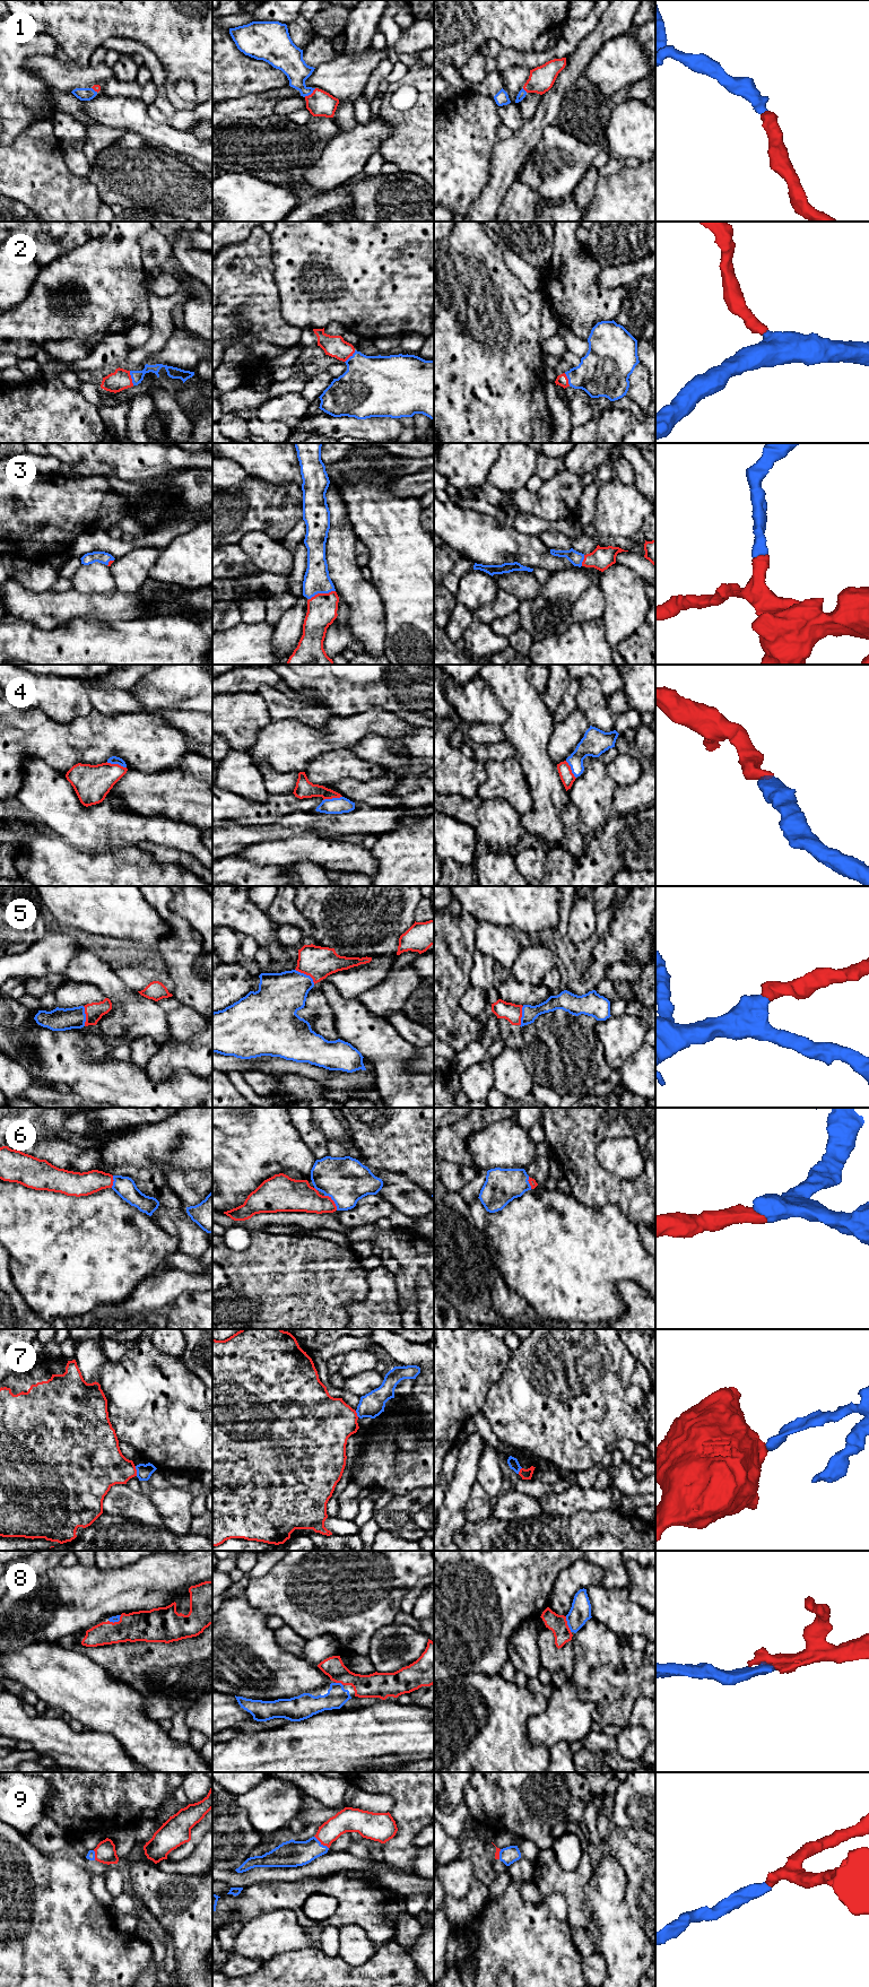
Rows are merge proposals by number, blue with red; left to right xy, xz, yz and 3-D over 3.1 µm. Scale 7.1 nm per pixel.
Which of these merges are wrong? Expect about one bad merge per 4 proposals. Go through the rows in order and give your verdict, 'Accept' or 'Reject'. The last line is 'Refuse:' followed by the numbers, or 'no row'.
1: Accept
2: Accept
3: Accept
4: Accept
5: Accept
6: Accept
7: Reject
8: Accept
9: Accept
Refuse: 7

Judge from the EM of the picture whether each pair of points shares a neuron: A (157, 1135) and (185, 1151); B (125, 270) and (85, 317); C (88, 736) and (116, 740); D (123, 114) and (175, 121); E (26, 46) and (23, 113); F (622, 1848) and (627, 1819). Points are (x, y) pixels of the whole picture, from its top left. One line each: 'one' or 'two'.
A: one
B: one
C: one
D: two
E: one
F: two

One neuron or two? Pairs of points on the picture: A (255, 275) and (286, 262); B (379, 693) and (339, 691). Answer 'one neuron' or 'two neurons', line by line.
A: two neurons
B: one neuron

